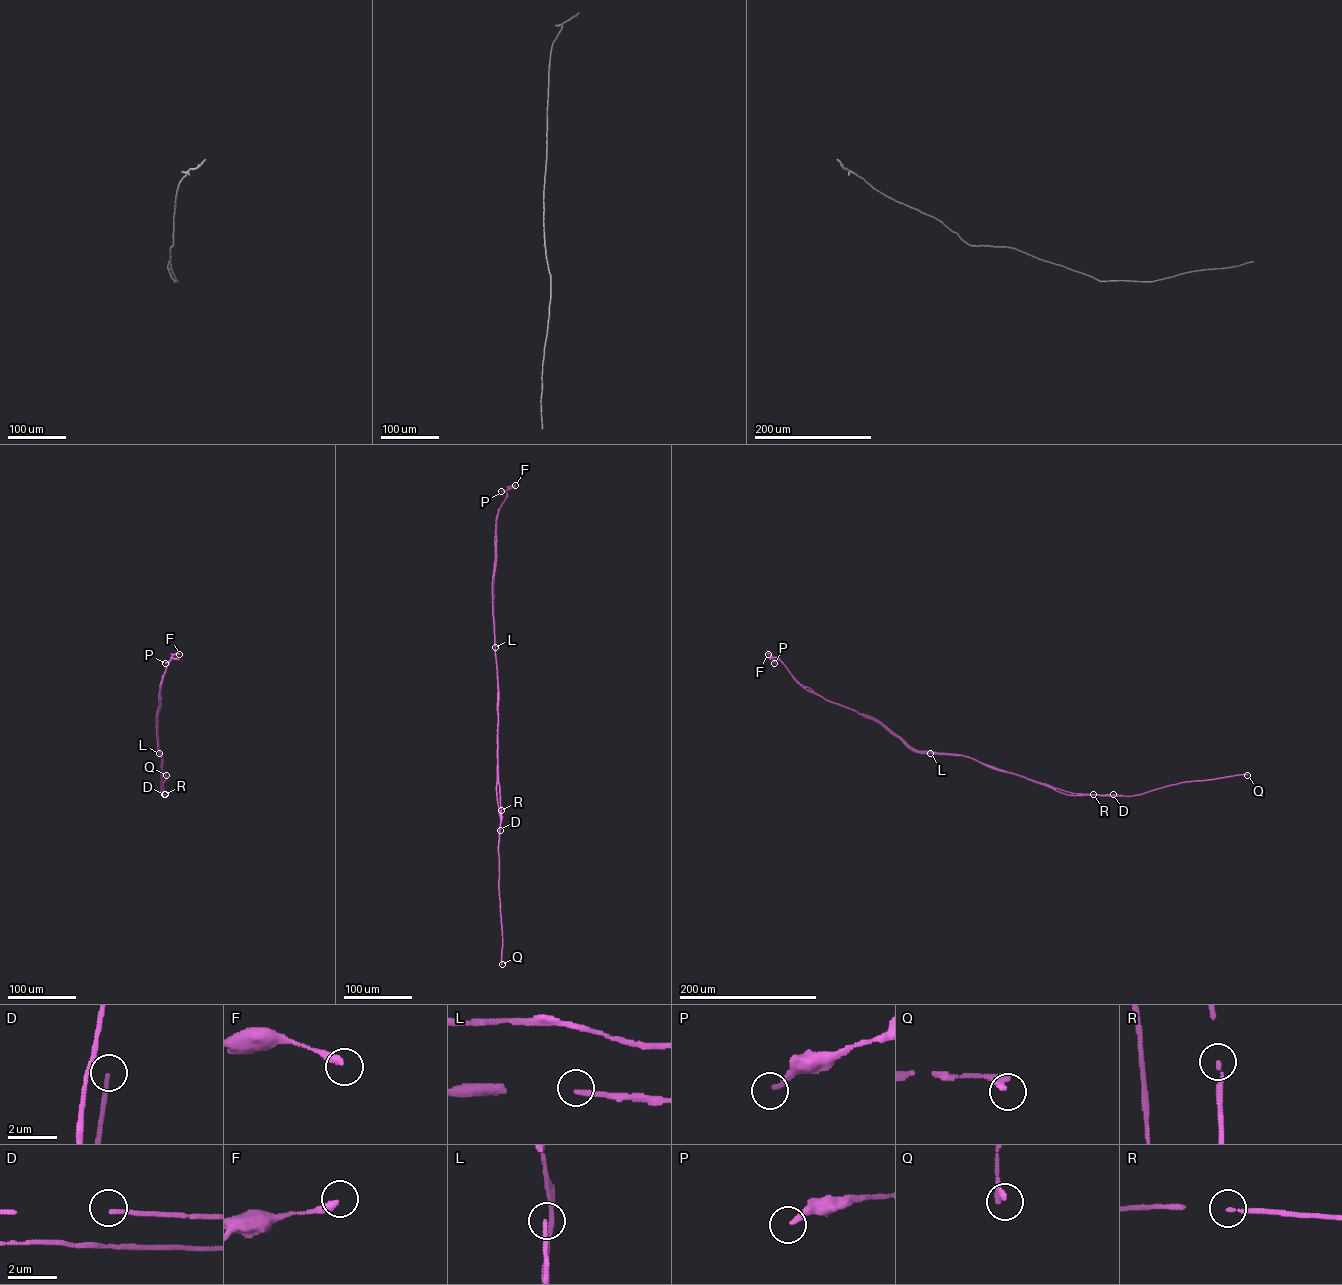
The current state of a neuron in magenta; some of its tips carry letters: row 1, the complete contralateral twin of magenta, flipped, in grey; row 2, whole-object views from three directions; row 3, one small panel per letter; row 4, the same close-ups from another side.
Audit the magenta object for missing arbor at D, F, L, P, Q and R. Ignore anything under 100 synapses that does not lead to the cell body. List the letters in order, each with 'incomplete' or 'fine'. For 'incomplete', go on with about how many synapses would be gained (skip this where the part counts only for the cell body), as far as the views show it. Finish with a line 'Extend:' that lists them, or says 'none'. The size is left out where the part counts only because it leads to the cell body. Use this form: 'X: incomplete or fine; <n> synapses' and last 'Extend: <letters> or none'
D: fine
F: fine
L: fine
P: fine
Q: fine
R: fine
Extend: none

